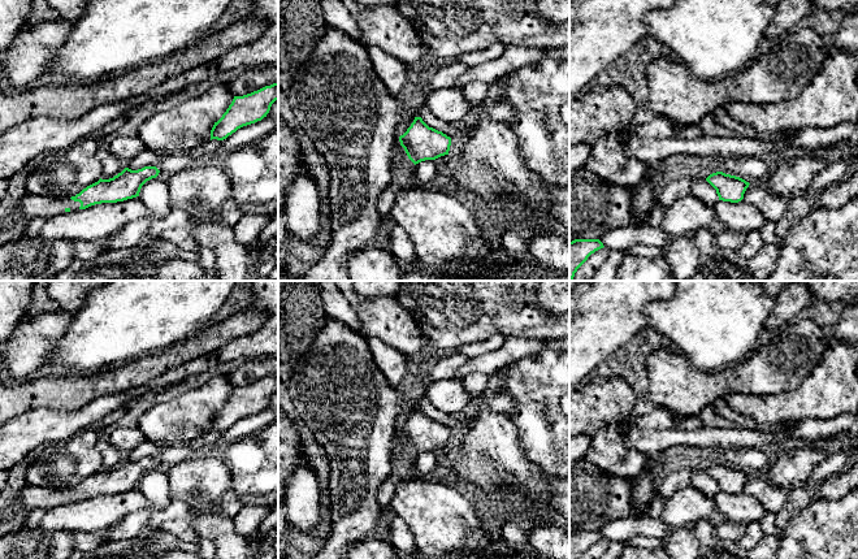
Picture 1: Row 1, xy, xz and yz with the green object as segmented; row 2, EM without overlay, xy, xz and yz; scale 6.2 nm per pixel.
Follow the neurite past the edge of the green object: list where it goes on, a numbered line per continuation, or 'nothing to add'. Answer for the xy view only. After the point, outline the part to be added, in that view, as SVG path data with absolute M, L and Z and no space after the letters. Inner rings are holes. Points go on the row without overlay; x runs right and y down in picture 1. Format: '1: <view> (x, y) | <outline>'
1: xy (30, 498) | M29 485L20 491L16 506L9 510L8 514L27 514L36 508L52 508L56 506L65 504L69 499L70 503L78 502L81 498L79 493L74 493L70 489L46 489Z

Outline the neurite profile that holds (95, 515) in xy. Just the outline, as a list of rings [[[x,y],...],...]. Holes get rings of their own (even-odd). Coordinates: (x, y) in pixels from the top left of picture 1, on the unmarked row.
[[[136,488],[48,508],[39,526],[46,530],[104,533],[130,512],[142,508],[156,510],[151,498]]]

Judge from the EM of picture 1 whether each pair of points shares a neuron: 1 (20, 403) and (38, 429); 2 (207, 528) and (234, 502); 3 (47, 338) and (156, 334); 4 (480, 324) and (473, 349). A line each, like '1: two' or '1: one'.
1: two
2: two
3: two
4: two

